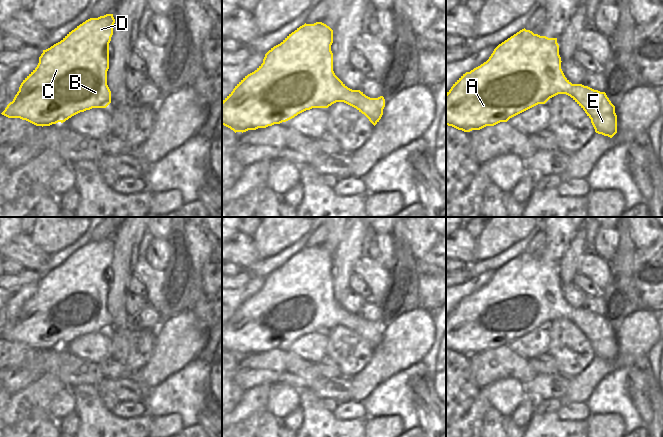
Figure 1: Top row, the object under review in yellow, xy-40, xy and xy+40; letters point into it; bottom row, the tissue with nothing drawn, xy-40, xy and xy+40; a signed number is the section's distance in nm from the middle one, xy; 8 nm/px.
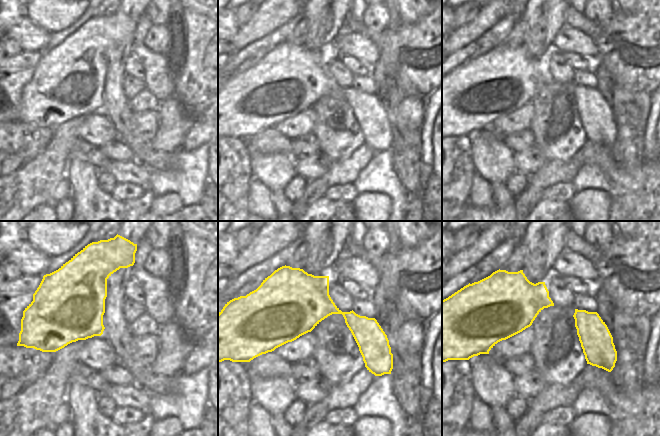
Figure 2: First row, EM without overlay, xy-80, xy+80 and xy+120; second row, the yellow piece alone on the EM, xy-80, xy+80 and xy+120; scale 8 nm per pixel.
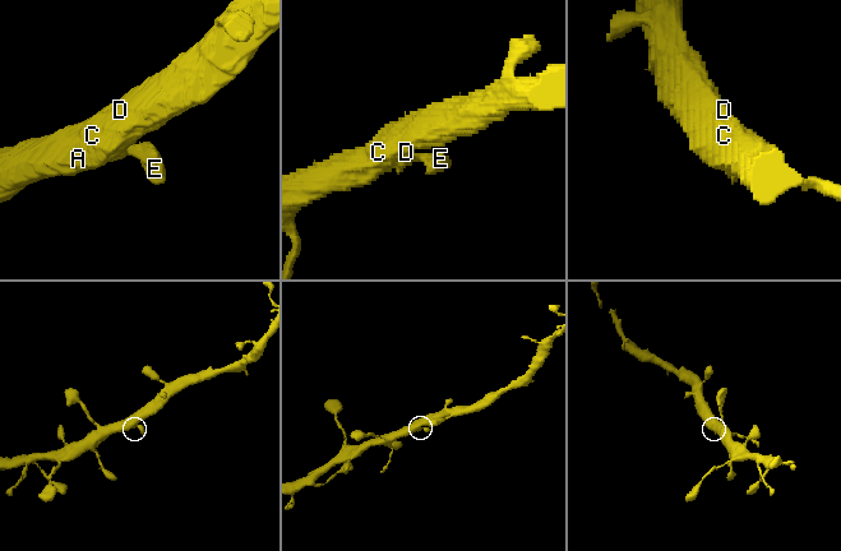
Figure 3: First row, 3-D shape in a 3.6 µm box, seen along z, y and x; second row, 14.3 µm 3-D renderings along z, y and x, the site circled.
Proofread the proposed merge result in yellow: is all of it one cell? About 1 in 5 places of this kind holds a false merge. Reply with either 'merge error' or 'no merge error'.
no merge error

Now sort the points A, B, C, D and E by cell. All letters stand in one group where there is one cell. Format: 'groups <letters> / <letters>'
groups A B C D E

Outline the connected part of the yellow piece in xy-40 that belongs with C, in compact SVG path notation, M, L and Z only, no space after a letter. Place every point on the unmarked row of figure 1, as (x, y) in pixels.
M113 238L90 242L69 256L60 266L43 274L37 291L23 304L13 325L1 338L43 351L63 347L92 332L106 332L111 327L107 295L114 247Z

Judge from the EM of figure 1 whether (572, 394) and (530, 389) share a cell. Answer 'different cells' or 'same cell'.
different cells

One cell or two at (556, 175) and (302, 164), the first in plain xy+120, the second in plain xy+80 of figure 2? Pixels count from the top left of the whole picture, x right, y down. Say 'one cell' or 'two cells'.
two cells

